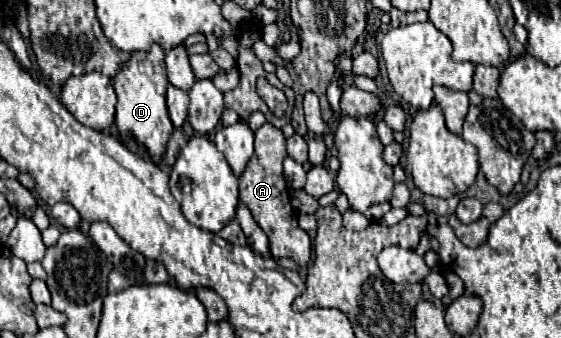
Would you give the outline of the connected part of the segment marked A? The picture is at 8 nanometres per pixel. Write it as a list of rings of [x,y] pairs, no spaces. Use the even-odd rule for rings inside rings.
[[[263,124],[255,130],[255,154],[251,156],[245,172],[239,176],[239,198],[251,210],[255,222],[269,238],[269,248],[273,258],[291,258],[299,266],[305,266],[311,258],[311,238],[305,230],[299,228],[295,210],[291,208],[289,188],[283,176],[283,160],[285,160],[285,136],[279,128],[271,124]]]

